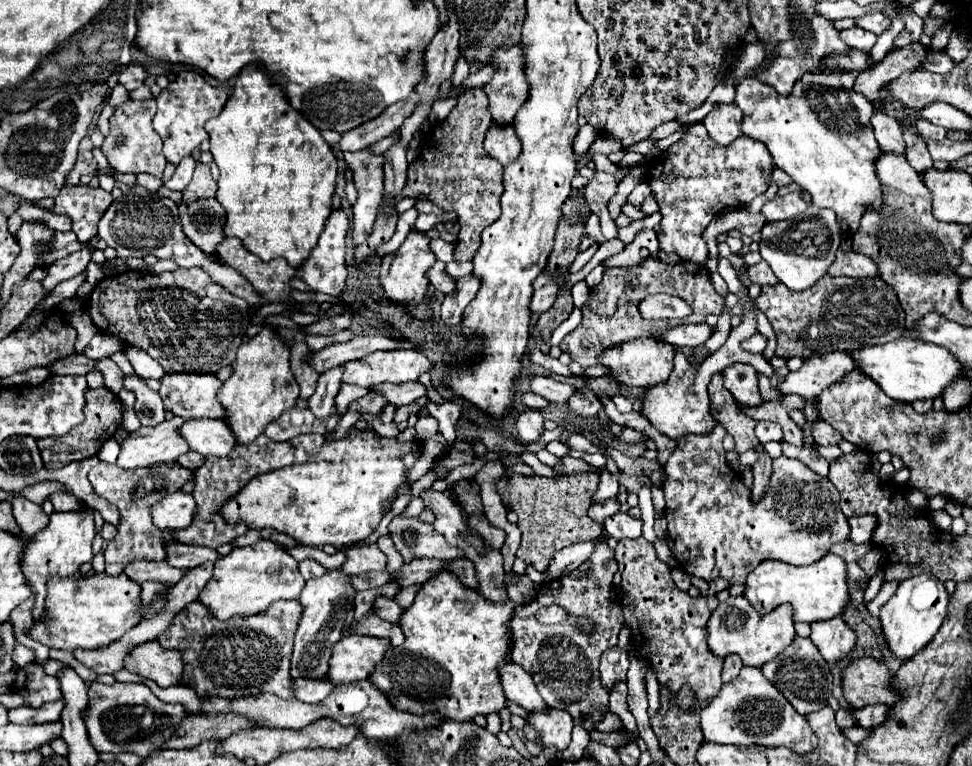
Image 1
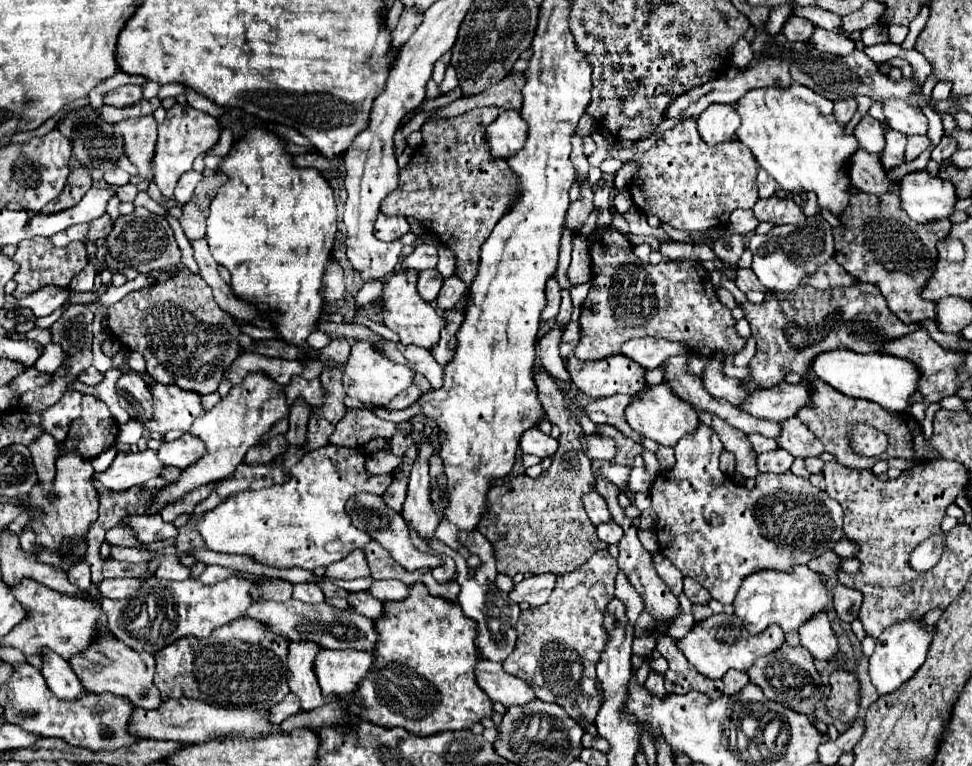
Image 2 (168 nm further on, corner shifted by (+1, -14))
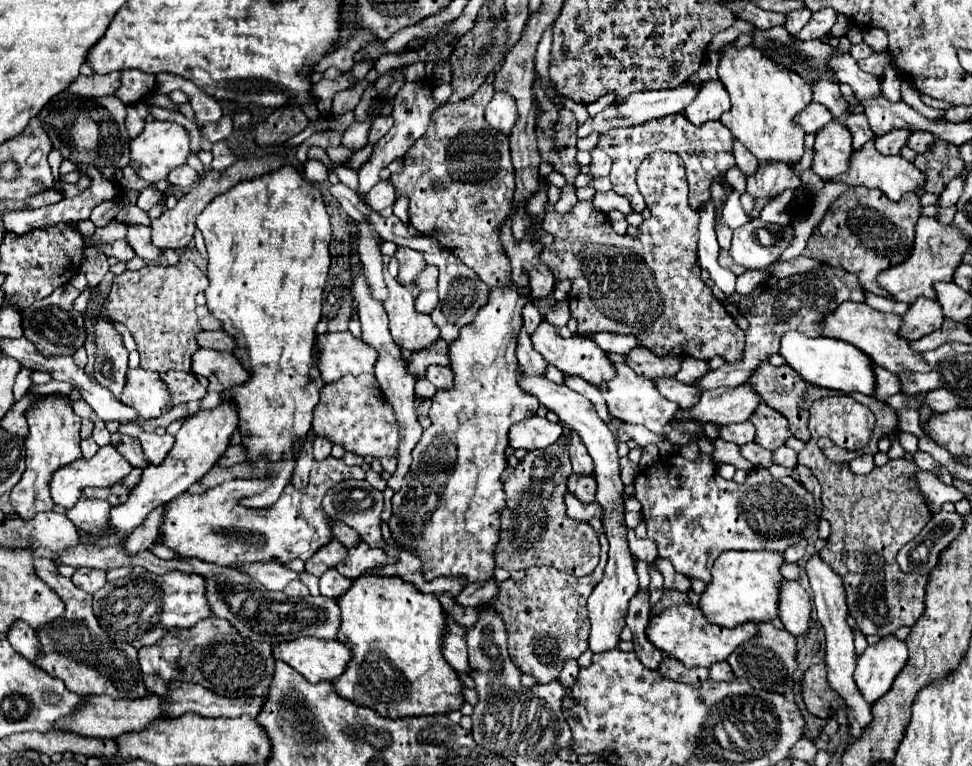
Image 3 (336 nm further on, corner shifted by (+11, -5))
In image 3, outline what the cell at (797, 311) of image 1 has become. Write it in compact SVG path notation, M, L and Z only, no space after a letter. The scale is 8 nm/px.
M820 265L818 269L812 269L810 273L804 273L802 277L790 277L790 279L768 279L762 289L754 289L750 295L732 295L730 301L738 307L738 311L748 319L750 327L746 331L746 347L744 347L744 359L736 363L724 363L716 371L708 371L698 385L694 385L700 393L706 389L716 387L738 387L750 379L750 375L756 371L760 363L764 363L770 355L778 353L780 349L780 337L784 331L798 329L806 335L818 335L818 329L810 327L808 313L810 309L824 309L824 317L830 315L840 303L844 301L862 301L864 289L858 285L858 279L854 279L850 273L846 273L842 267L832 265Z

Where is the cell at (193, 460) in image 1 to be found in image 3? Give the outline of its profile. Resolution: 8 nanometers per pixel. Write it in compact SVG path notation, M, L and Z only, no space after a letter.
M114 433L112 439L110 439L110 443L130 461L132 467L140 467L140 469L146 467L146 459L144 459L144 453L140 449L140 441L136 437Z

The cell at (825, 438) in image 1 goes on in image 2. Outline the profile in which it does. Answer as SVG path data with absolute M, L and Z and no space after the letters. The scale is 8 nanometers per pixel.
M794 416L782 422L784 430L778 440L778 446L788 450L792 456L820 456L824 452L824 444Z

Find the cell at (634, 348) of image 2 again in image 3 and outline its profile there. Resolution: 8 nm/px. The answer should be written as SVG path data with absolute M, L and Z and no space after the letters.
M590 333L590 339L600 345L602 351L614 351L614 353L628 353L632 347L638 347L638 341L630 335L618 335L618 333Z

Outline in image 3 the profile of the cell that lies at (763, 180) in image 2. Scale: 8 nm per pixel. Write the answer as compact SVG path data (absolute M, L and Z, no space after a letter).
M736 139L734 145L732 145L732 151L734 151L734 155L736 155L736 165L742 169L744 175L750 175L750 173L756 171L758 159L756 159L754 155L750 155L750 151L742 145L742 141Z

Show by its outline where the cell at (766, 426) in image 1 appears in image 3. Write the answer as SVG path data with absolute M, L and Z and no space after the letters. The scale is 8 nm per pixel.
M750 421L746 423L734 423L734 425L724 425L720 429L720 439L724 441L732 441L736 445L744 445L754 441L754 425Z

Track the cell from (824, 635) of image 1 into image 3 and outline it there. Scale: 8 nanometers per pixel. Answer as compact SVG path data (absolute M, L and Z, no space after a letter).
M784 579L778 597L778 611L784 629L792 635L806 633L810 623L810 609L810 599L802 585L798 581Z

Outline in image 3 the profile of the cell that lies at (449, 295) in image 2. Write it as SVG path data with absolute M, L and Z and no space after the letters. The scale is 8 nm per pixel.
M424 291L416 297L416 309L420 313L432 313L438 305L438 293L436 291Z

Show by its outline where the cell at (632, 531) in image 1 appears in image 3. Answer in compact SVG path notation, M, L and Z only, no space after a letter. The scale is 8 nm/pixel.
M566 493L564 497L566 501L566 515L570 519L576 519L576 521L588 521L592 517L602 517L602 507L594 501L594 503L582 503L578 501L578 497L574 497L574 493Z

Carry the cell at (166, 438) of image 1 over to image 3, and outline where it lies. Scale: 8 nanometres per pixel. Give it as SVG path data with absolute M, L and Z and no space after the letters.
M106 445L106 447L100 447L92 459L78 459L72 465L64 465L62 469L58 469L58 473L54 473L54 477L50 477L50 497L56 505L70 509L82 497L82 489L110 487L110 485L118 483L120 479L124 479L130 471L132 471L132 465L112 445Z

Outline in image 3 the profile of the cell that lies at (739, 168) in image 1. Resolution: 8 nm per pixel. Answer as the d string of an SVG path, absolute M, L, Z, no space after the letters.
M674 113L670 117L660 117L642 125L626 127L626 129L614 129L606 131L598 137L596 147L606 151L606 155L612 159L612 171L610 171L610 181L612 189L626 197L636 213L644 211L644 199L636 191L636 169L644 161L644 157L656 149L662 151L672 151L678 153L684 159L686 165L686 175L690 183L690 207L700 209L708 197L710 197L710 183L714 177L724 175L732 165L734 165L734 153L732 153L732 133L728 127L724 127L720 121L708 121L706 125L690 125L686 121L684 113Z

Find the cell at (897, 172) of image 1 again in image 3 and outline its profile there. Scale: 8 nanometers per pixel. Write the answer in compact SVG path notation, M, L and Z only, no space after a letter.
M832 119L822 129L816 131L812 171L820 175L824 181L832 179L848 169L850 153L852 153L852 137L848 129Z

